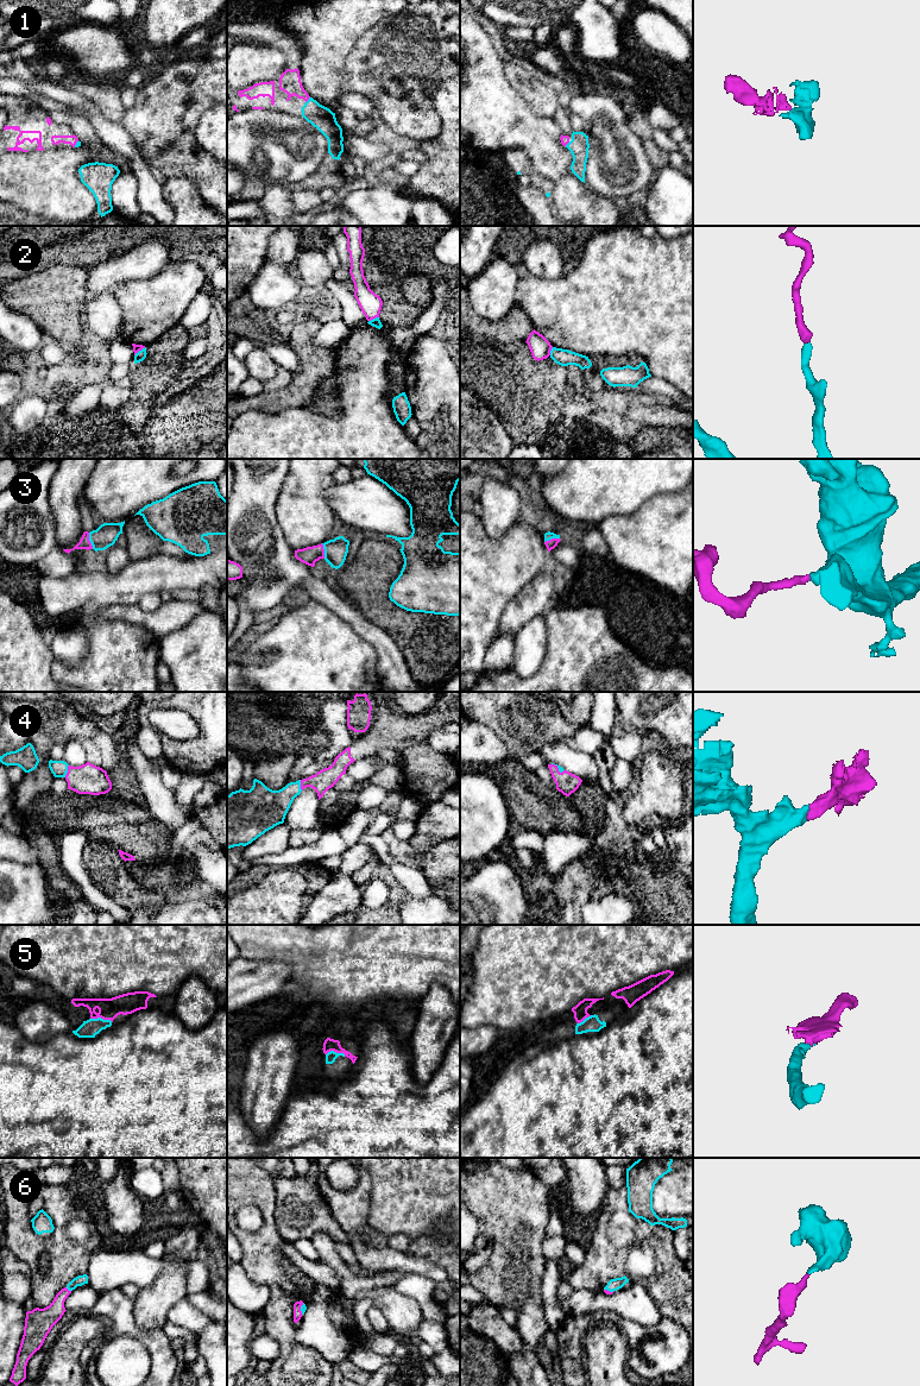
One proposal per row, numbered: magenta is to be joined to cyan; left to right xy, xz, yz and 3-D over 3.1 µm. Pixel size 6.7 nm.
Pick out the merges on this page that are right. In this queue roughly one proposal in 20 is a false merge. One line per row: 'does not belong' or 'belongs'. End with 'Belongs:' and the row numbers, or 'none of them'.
1: belongs
2: belongs
3: belongs
4: belongs
5: belongs
6: belongs
Belongs: 1, 2, 3, 4, 5, 6

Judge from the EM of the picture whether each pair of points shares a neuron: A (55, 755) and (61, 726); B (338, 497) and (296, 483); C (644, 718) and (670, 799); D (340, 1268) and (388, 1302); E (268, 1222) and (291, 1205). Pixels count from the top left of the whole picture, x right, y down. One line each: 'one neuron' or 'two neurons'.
A: two neurons
B: two neurons
C: one neuron
D: two neurons
E: two neurons

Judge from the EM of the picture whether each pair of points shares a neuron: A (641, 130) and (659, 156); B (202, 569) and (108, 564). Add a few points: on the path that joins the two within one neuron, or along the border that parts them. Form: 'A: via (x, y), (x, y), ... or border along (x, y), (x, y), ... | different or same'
A: via (646, 136), (653, 150) | same
B: border along (131, 560), (114, 573), (107, 573), (101, 568) | different

